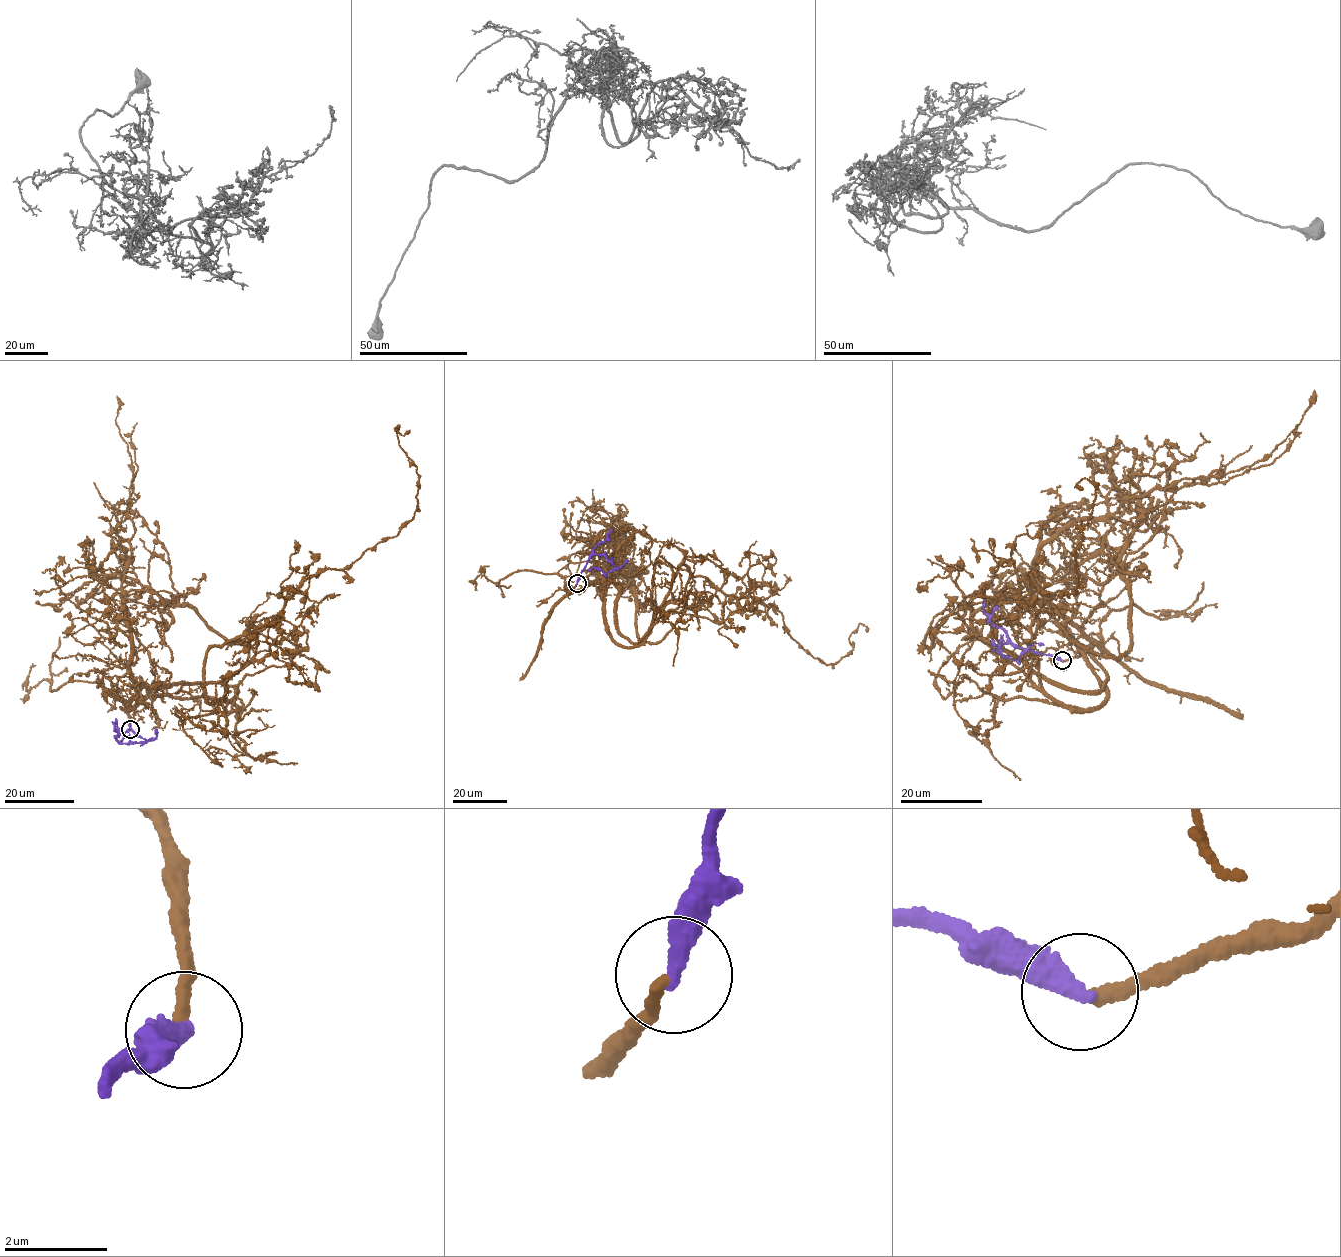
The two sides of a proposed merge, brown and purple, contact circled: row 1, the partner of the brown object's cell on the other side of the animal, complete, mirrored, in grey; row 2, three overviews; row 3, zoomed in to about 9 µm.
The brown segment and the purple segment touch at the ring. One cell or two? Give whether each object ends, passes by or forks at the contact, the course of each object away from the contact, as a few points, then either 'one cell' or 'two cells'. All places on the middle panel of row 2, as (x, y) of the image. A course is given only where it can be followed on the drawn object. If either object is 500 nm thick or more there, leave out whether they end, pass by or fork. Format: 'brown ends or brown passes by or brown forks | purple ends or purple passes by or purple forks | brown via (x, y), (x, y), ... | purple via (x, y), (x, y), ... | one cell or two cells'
brown ends | purple ends | brown via (576, 583), (567, 595), (610, 580), (637, 644), (667, 602), (719, 591), (772, 606), (827, 664), (868, 631) | purple via (577, 583), (578, 574), (593, 554), (605, 557), (614, 567), (604, 573), (594, 567), (588, 571) | two cells

